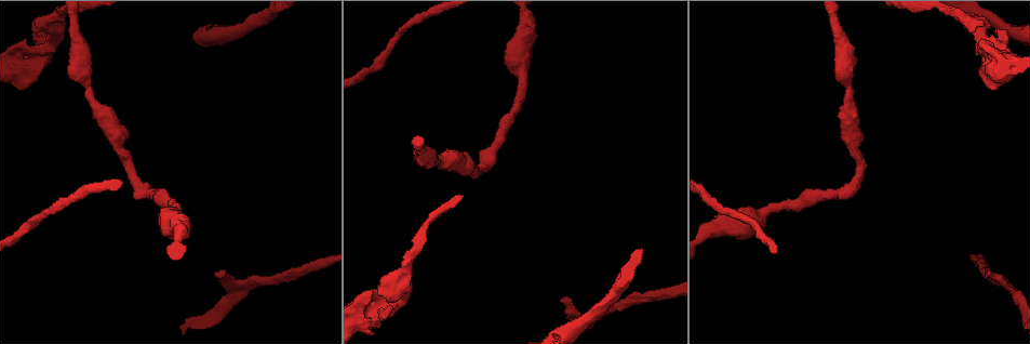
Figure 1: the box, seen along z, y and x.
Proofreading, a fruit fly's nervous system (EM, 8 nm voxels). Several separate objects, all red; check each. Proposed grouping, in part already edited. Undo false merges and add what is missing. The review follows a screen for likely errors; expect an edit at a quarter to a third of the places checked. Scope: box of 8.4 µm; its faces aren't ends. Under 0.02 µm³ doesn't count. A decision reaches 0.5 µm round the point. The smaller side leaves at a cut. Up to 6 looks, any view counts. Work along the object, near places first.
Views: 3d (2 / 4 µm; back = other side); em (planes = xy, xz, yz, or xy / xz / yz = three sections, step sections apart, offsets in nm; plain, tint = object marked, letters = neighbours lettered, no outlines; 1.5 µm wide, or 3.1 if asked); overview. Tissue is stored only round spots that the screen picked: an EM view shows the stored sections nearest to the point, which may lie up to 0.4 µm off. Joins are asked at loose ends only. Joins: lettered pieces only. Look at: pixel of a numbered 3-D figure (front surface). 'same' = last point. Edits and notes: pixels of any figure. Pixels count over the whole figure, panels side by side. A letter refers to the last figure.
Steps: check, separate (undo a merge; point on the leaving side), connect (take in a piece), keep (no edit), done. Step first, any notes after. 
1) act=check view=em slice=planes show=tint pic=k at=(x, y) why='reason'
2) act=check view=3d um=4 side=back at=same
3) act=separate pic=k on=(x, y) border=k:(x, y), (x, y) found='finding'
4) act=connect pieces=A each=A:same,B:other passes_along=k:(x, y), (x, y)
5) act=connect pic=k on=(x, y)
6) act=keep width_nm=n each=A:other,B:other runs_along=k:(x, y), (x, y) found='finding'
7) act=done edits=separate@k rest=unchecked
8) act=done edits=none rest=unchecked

act=check view=3d um=4 side=back pic=1 at=(86, 82) why='calibre changes'

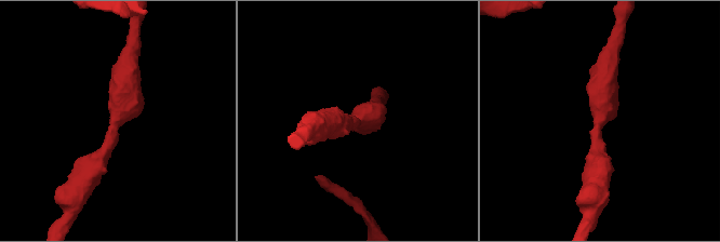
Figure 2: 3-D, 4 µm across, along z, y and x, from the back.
act=check view=em slice=planes show=letters pic=2 at=(115, 122) arm_widths_nm=420,460

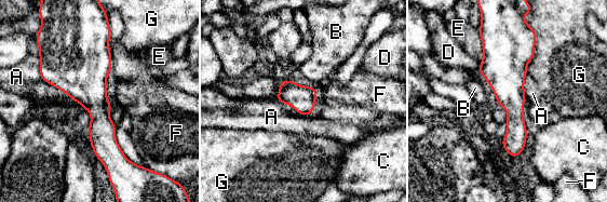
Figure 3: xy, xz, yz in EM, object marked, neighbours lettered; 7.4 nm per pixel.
act=keep each=A:other,B:other,C:other,D:other,E:other,F:other,G:other found='all the same neuron'

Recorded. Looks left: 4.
act=check view=3d um=4 pic=1 at=(117, 146) why='thick turns thin'

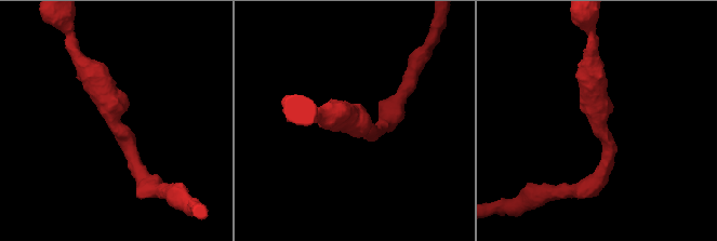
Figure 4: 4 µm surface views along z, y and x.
act=check view=em slice=planes show=letters pic=4 at=(599, 123) arm_widths_nm=220,420 why='shape alone is not enough'

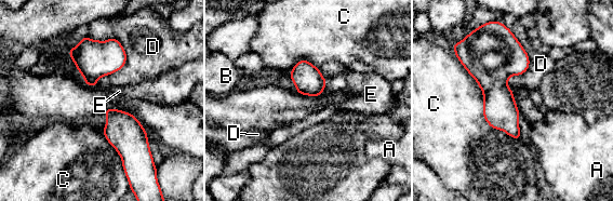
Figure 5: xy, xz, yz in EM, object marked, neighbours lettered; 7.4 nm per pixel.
act=keep each=A:other,B:other,C:other,D:other,E:other border=5:(85, 34), (125, 52), (96, 84) found='one neuron here'

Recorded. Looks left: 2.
act=check view=3d um=4 pic=1 at=(560, 301) why='branch stops here'

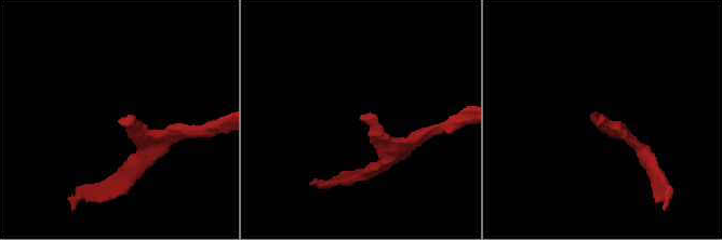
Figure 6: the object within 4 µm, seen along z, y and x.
act=check view=em slice=planes show=letters pic=6 at=(599, 124)

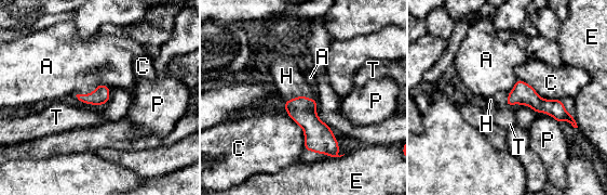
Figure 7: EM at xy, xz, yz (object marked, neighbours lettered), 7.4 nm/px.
act=connect pic=7 on=(287, 78) width_nm=130 each=A:other,C:other,E:other,H:same,P:other,T:other passes_along=7:(302, 111), (293, 99), (287, 78) found='the neuron continues'

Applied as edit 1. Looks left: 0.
act=done edits=connect@7 rest=unchecked

